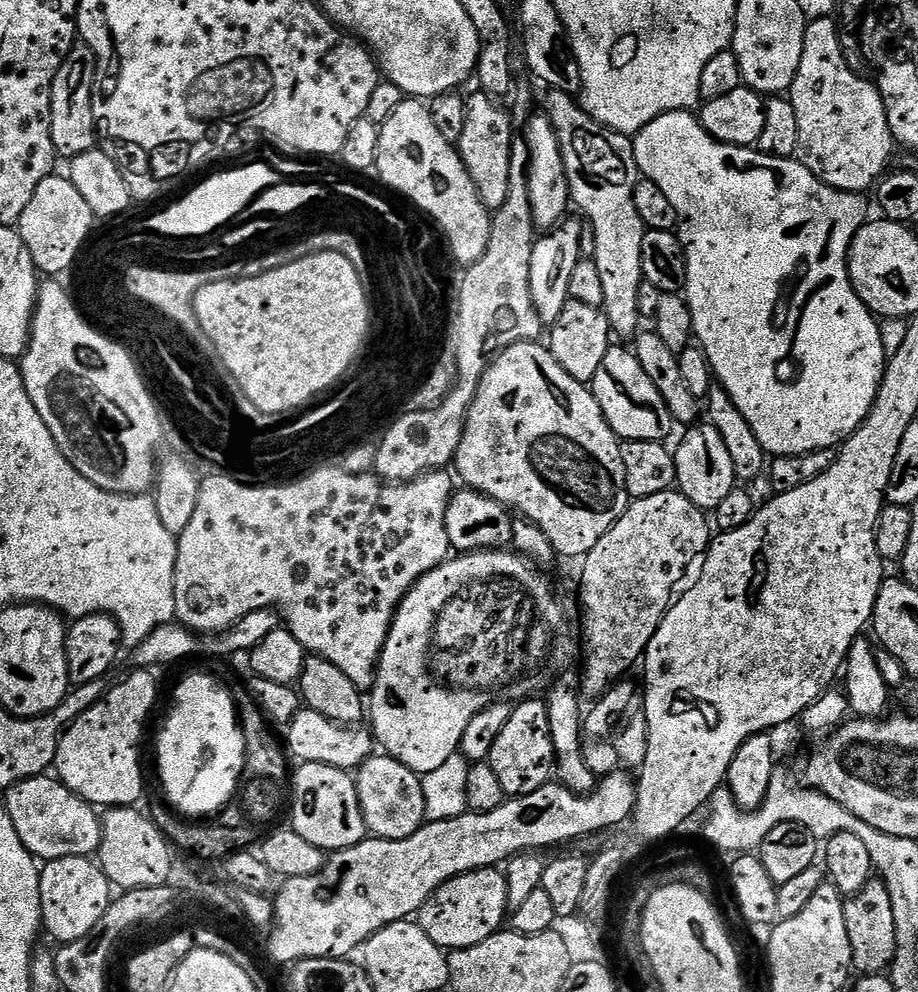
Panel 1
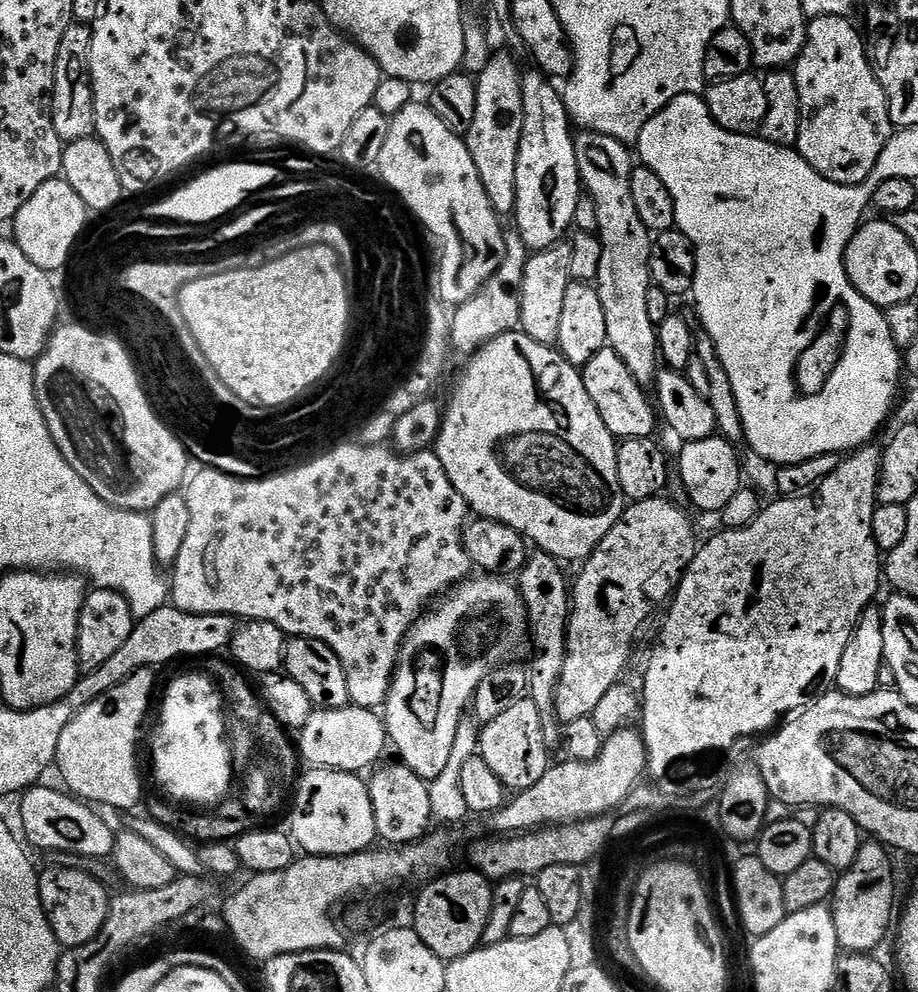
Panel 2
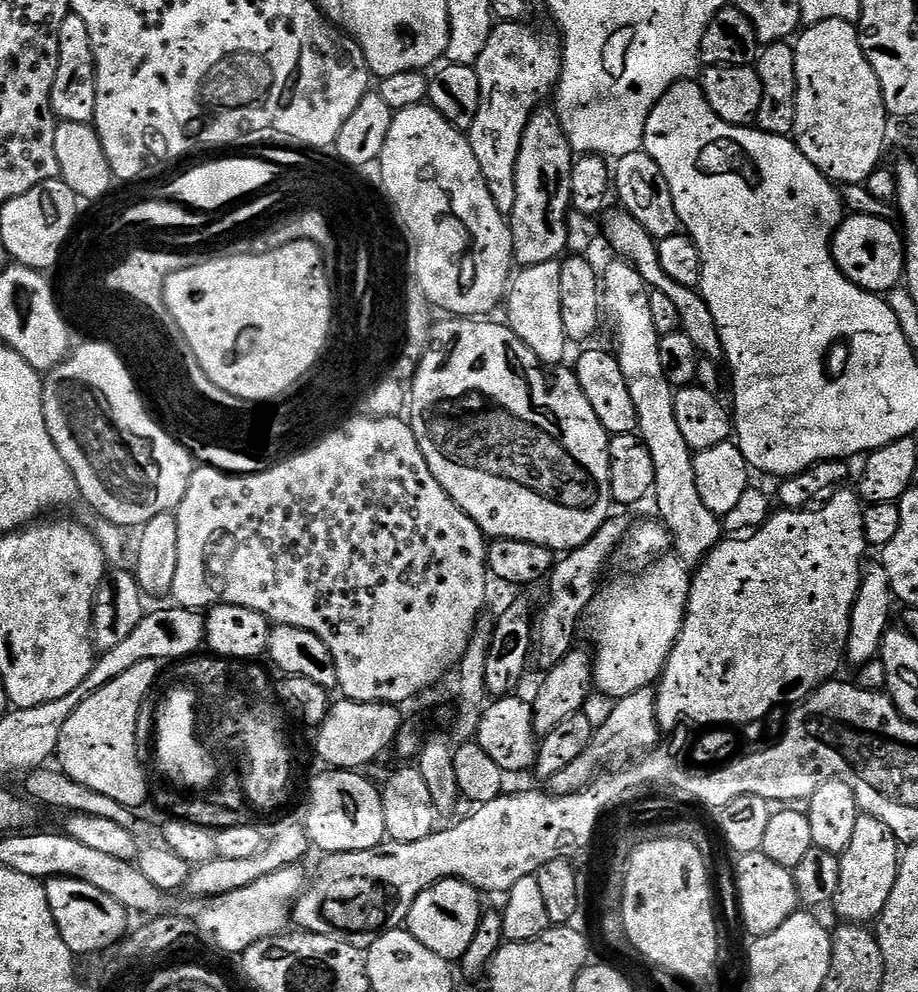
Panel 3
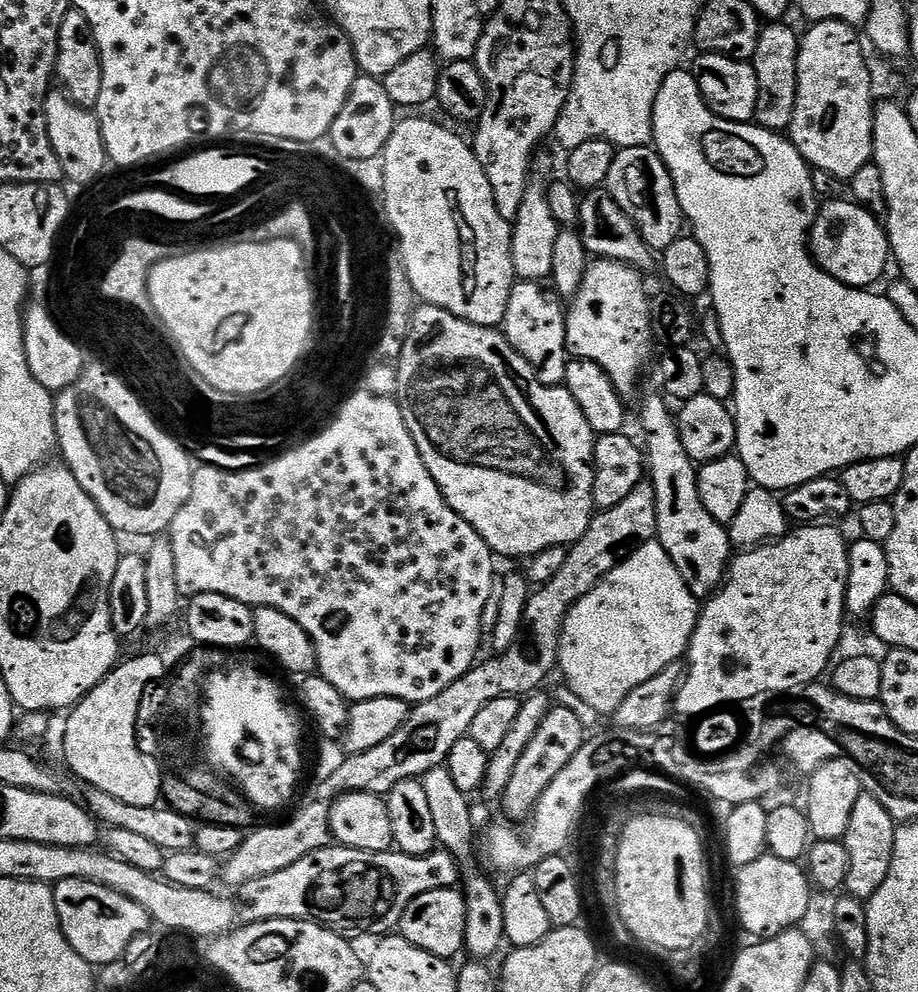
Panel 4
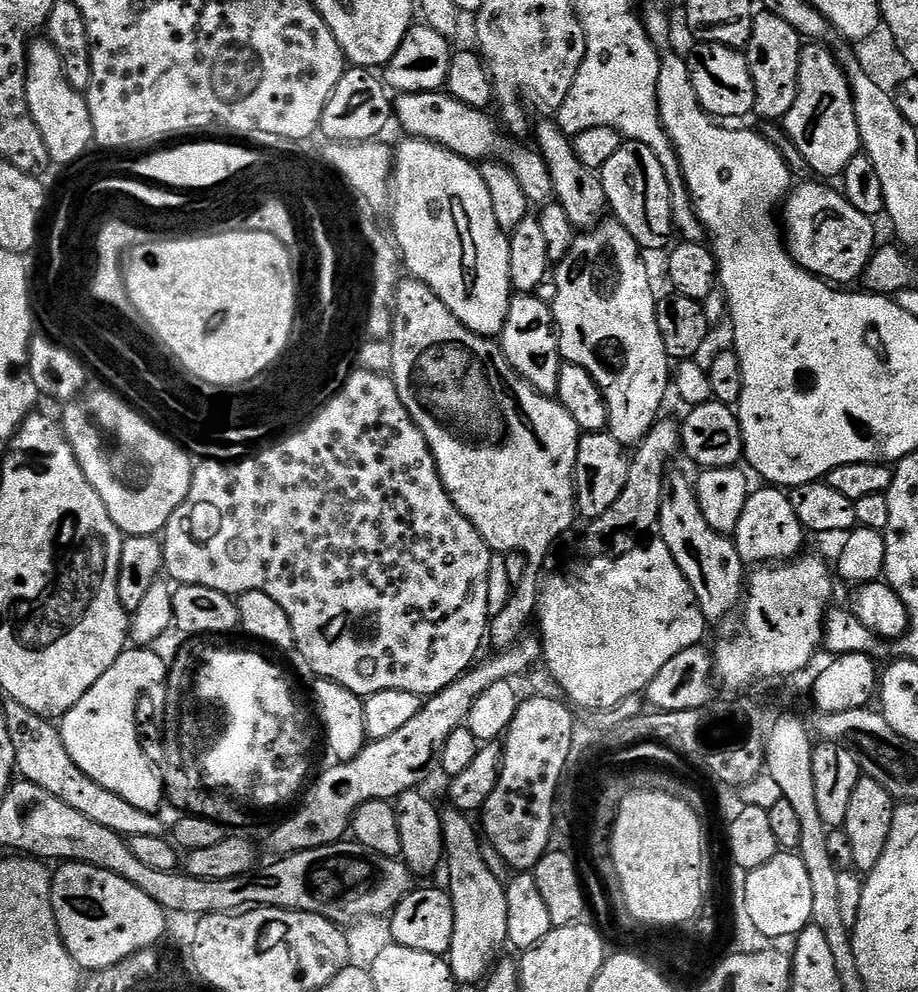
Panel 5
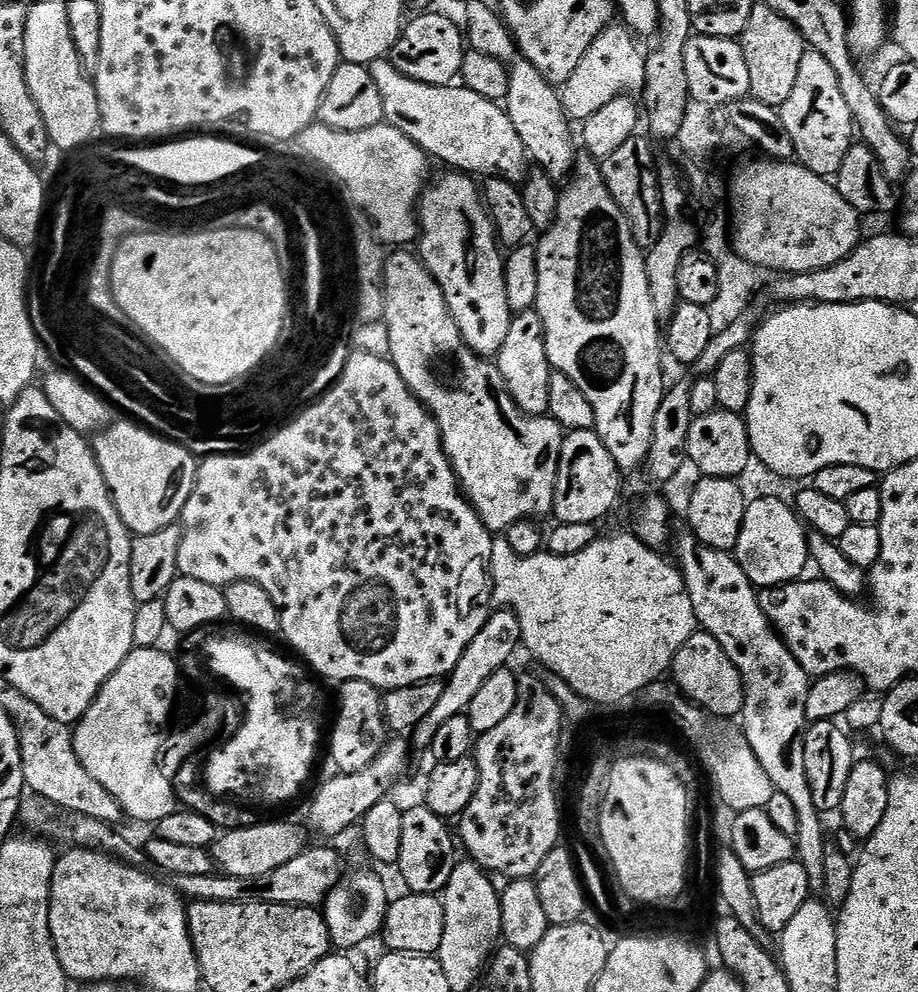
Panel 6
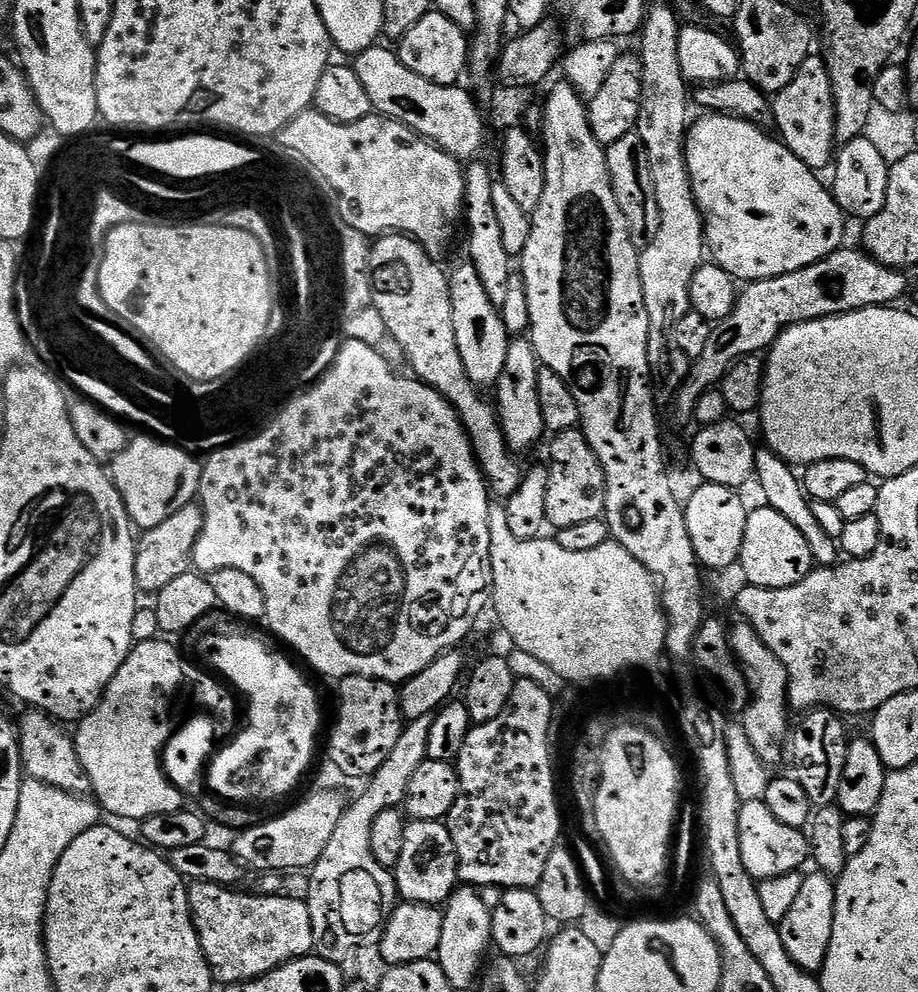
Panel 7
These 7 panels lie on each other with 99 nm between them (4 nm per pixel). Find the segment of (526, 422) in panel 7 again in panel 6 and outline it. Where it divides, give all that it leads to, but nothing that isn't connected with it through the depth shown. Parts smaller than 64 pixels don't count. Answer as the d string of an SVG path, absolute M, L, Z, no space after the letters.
M535 310L518 312L513 315L510 322L510 331L506 333L506 342L502 342L502 350L496 353L494 363L506 382L506 390L512 395L514 402L522 409L525 416L548 415L548 407L550 406L550 378L554 369L546 354L546 338L544 337L542 318Z

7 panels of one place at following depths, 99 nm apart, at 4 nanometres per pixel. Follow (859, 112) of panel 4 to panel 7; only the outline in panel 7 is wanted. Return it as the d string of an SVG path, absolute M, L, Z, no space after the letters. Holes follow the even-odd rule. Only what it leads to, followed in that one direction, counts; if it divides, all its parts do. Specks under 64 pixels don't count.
M809 54L798 66L798 74L794 74L794 82L786 86L786 90L775 93L771 101L775 131L779 139L806 166L814 170L821 170L833 163L838 151L836 143L836 106L832 83L828 68L824 64L823 55ZM780 131L780 132L779 132Z

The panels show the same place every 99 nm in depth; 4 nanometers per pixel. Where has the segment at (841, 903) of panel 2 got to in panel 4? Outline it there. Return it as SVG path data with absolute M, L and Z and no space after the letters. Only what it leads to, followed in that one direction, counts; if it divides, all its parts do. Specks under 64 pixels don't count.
M861 794L858 802L854 802L854 810L850 813L850 826L846 826L842 841L846 846L846 854L850 854L849 870L843 886L847 895L866 902L876 893L878 886L886 882L890 874L897 827L898 821L888 813L886 806L882 806L882 802L878 802L878 798Z

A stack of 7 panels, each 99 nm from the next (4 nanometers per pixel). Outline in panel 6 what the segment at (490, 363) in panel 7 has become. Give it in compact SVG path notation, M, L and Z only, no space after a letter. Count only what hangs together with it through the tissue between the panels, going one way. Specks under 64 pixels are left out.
M463 172L445 173L437 184L429 183L420 198L418 255L438 282L466 346L482 357L492 358L502 350L514 315L507 305L505 257L477 181Z

